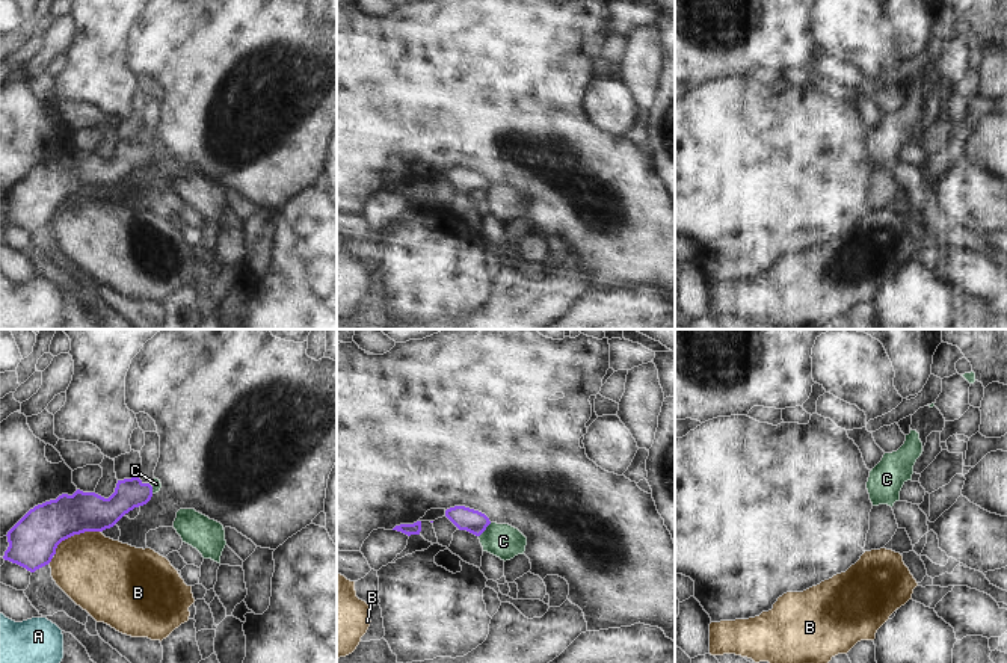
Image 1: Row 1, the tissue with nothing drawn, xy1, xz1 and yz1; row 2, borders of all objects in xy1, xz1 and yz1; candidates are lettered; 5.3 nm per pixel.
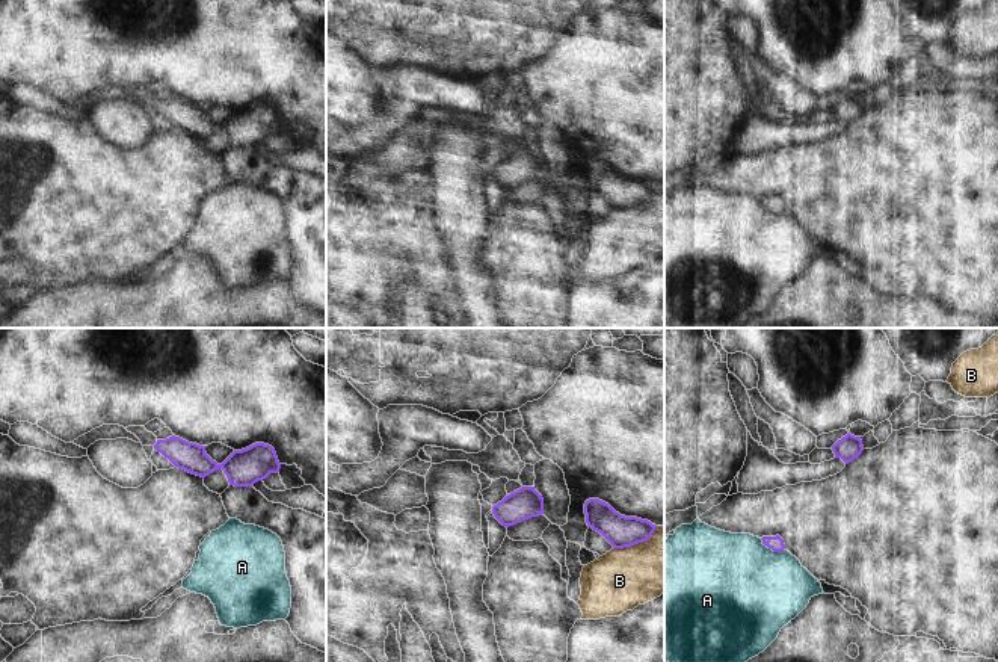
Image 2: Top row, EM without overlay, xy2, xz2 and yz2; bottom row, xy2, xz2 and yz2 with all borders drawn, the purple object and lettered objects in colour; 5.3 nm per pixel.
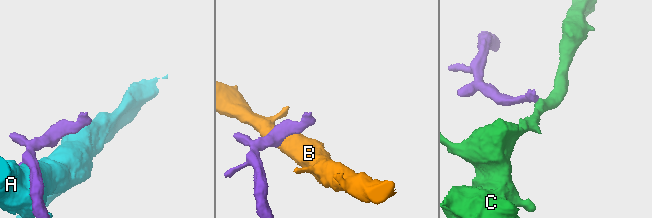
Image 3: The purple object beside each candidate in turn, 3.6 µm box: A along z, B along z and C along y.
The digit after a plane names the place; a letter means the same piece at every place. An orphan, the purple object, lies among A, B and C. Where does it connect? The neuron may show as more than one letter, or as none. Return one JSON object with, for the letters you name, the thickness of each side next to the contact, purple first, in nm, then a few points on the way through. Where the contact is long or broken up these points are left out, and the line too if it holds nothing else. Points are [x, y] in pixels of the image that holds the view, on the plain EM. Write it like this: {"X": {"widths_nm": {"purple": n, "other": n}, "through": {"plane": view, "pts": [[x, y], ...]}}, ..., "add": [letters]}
{"add": []}

